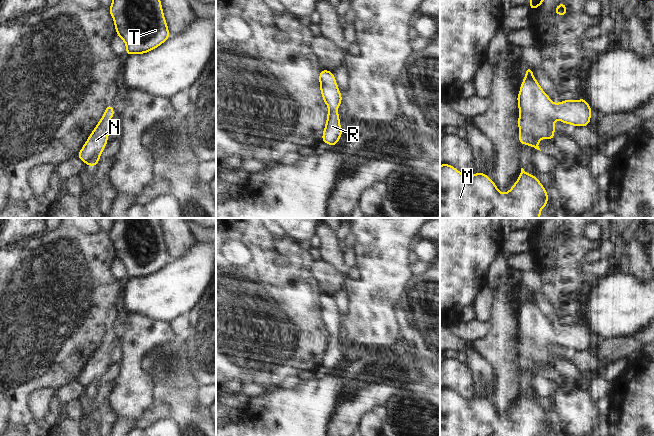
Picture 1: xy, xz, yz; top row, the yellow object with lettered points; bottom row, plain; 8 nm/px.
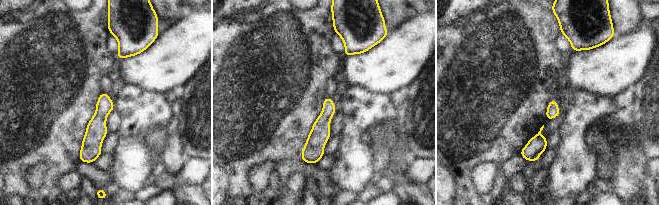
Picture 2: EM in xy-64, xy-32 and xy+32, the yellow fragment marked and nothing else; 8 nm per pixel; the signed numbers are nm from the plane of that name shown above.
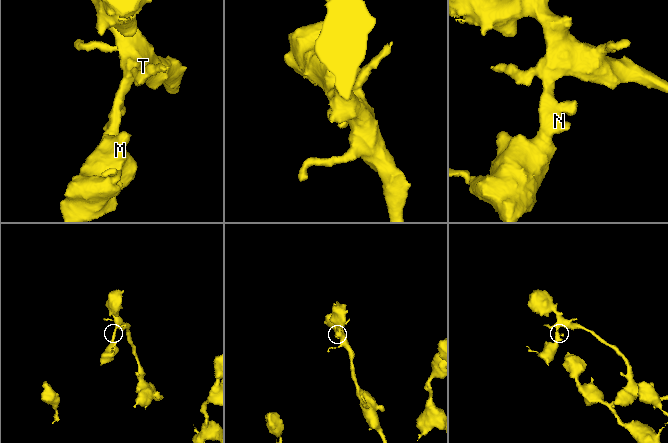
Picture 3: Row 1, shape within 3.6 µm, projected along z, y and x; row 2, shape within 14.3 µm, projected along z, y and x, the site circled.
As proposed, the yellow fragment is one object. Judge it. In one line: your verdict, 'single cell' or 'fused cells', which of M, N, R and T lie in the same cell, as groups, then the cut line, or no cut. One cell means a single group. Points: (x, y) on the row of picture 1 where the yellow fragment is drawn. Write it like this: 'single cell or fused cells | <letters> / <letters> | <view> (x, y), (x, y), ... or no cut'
single cell | M N R T | no cut

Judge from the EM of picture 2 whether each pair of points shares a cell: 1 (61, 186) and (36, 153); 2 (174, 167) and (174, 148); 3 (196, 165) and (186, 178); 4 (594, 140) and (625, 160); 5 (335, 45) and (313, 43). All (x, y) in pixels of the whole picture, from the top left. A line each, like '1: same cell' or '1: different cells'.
1: different cells
2: same cell
3: same cell
4: same cell
5: different cells

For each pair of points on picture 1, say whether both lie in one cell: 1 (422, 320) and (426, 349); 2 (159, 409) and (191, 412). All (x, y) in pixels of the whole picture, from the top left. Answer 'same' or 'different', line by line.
1: same
2: different

